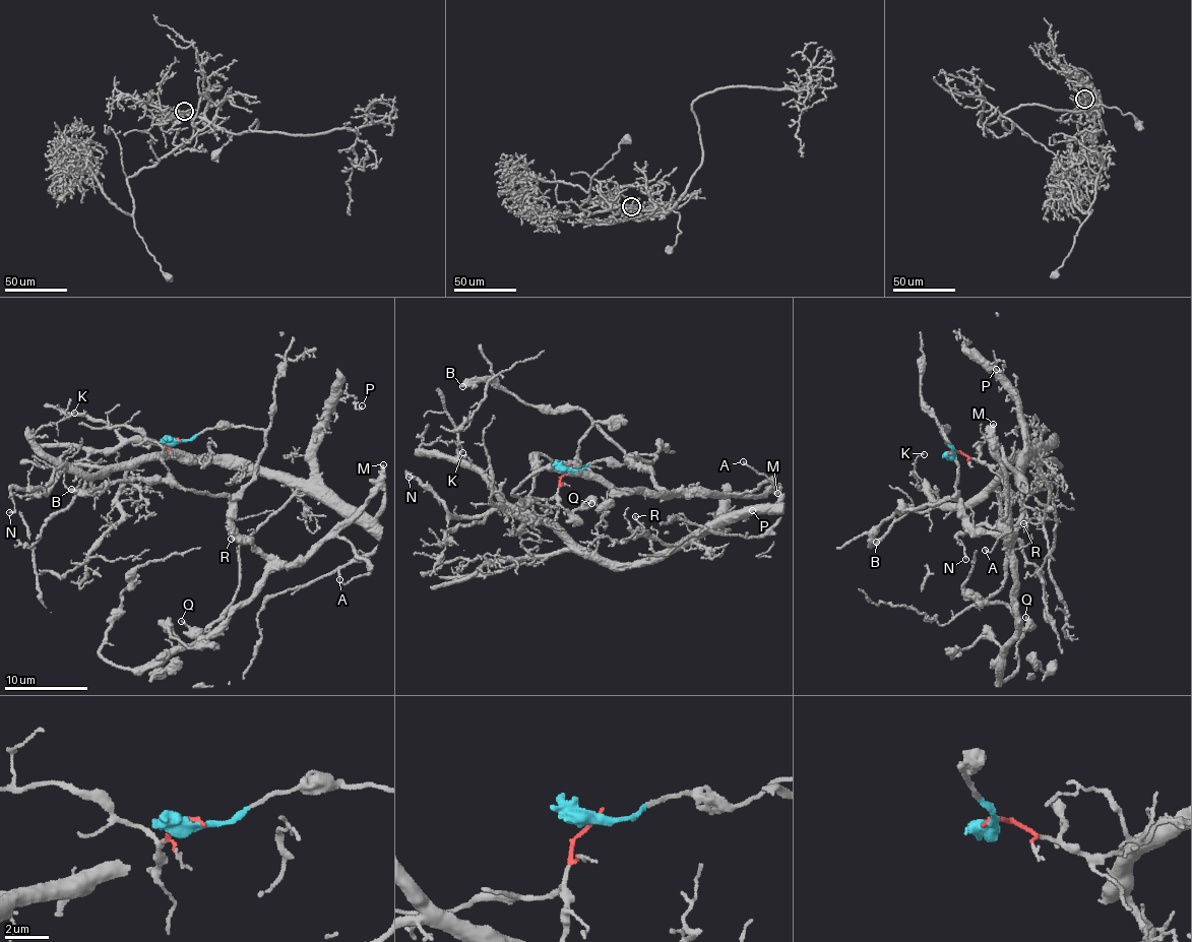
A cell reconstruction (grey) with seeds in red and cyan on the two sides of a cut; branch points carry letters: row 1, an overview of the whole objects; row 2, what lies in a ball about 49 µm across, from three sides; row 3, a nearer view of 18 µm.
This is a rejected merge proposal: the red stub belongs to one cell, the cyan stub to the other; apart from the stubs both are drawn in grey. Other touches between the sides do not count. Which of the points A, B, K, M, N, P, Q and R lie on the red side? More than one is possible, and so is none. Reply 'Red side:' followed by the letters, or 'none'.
Red side: K, N, P, R

